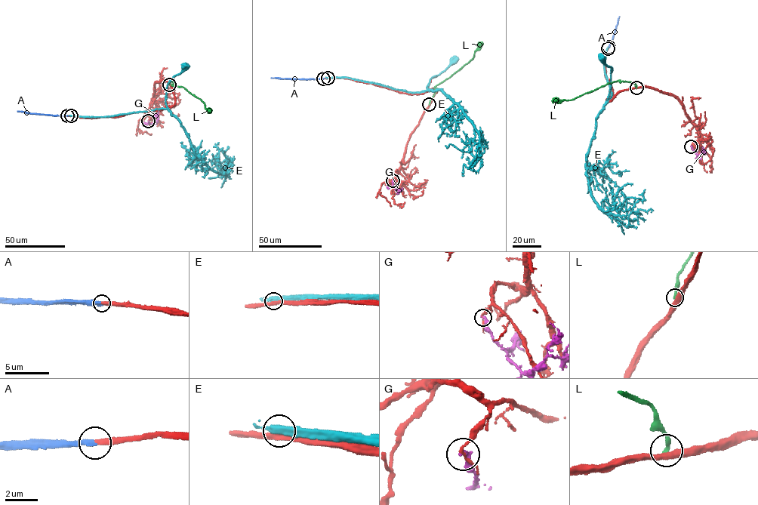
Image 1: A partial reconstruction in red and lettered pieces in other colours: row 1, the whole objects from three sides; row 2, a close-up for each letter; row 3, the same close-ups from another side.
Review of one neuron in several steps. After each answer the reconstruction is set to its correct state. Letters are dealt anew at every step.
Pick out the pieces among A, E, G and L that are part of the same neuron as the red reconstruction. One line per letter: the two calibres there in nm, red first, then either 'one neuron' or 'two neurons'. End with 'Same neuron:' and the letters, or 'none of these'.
A: 280/300 nm | one neuron
E: 280/380 nm | two neurons
G: 140/280 nm | two neurons
L: 440/280 nm | two neurons
Same neuron: A

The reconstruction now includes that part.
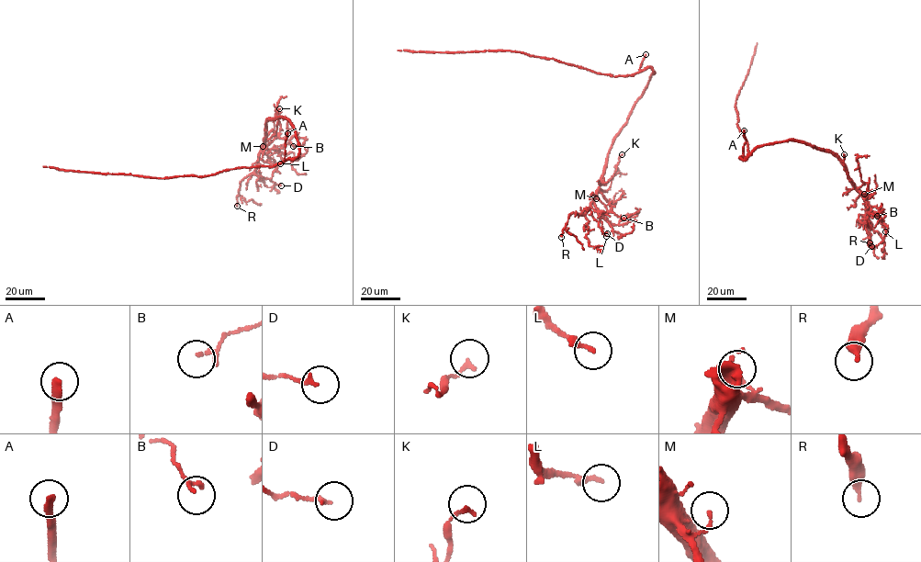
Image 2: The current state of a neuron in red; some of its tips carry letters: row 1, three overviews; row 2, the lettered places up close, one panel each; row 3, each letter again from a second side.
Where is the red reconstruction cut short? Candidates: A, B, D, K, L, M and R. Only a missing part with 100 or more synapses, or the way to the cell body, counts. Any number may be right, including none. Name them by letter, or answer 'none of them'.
A

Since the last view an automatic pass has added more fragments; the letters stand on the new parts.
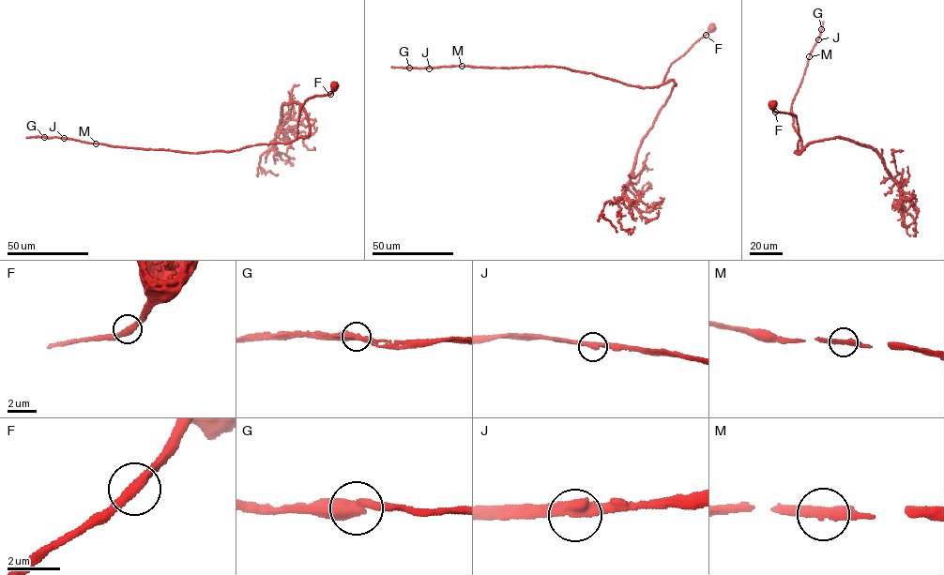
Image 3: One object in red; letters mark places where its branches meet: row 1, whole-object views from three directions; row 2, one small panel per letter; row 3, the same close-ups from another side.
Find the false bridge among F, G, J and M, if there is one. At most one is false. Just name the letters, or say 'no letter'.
no letter

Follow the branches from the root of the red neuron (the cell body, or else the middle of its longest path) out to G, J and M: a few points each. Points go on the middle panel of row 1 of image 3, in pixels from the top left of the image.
G: (711, 28), (671, 64), (663, 83), (651, 87), (628, 85), (592, 73), (555, 67), (409, 68)
J: (711, 28), (671, 64), (663, 83), (651, 87), (628, 85), (592, 73), (555, 67), (429, 68)
M: (711, 28), (671, 64), (663, 83), (651, 87), (628, 85), (592, 73), (555, 67), (462, 67)

